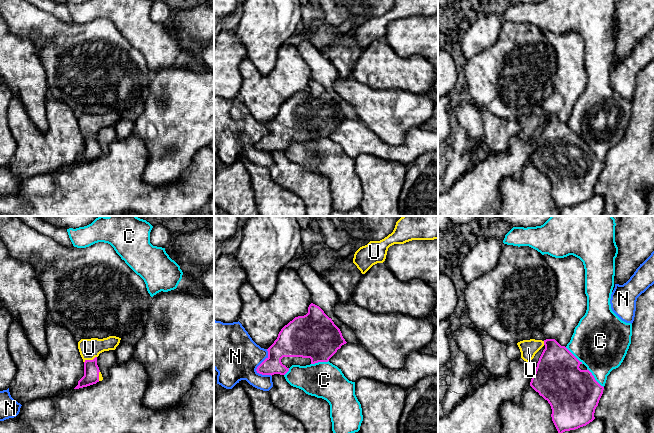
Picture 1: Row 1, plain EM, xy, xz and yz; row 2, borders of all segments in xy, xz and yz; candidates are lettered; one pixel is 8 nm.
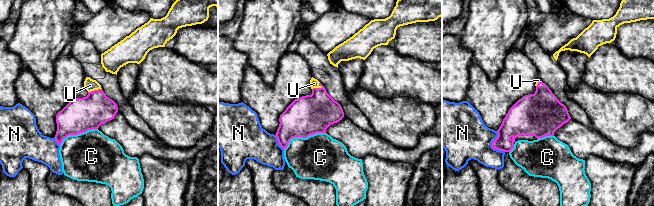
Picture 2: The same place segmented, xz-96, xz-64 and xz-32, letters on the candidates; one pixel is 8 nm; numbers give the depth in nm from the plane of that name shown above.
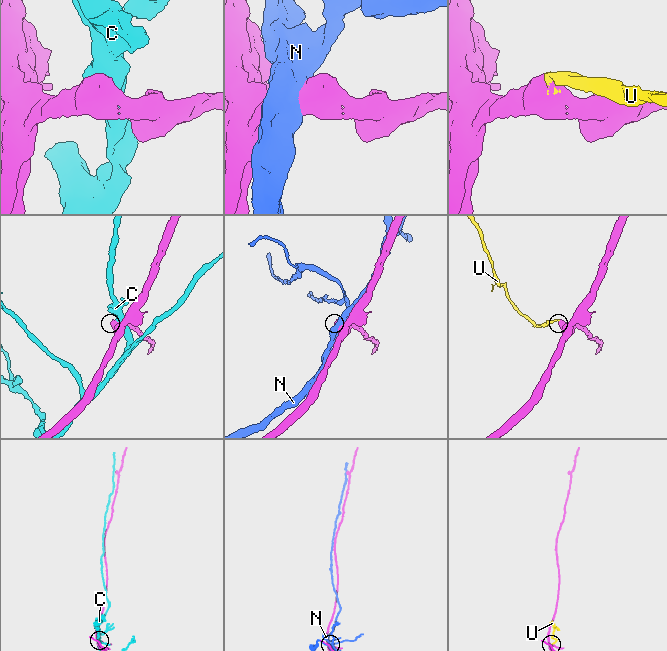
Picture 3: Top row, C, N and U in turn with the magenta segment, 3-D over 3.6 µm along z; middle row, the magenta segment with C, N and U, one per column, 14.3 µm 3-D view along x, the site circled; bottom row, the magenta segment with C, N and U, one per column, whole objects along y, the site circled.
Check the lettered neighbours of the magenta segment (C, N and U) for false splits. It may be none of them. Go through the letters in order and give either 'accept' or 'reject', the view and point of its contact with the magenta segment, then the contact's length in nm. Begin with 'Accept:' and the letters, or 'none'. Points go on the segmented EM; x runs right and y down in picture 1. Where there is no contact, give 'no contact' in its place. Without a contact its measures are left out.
Accept: U
C: reject; meets magenta in yz at (594, 378); contact 200 nm long
N: reject; meets magenta in xz at (257, 367); contact 220 nm long
U: accept; meets magenta in xy at (90, 360); contact 120 nm long

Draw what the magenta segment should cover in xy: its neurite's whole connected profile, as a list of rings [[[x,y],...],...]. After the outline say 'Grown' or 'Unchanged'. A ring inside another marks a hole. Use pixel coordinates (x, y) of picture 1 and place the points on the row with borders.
[[[109,336],[103,339],[81,339],[78,342],[78,349],[84,362],[84,376],[74,389],[87,387],[103,380],[97,365],[97,357],[104,351],[115,350],[120,340],[119,337]]]. Grown

